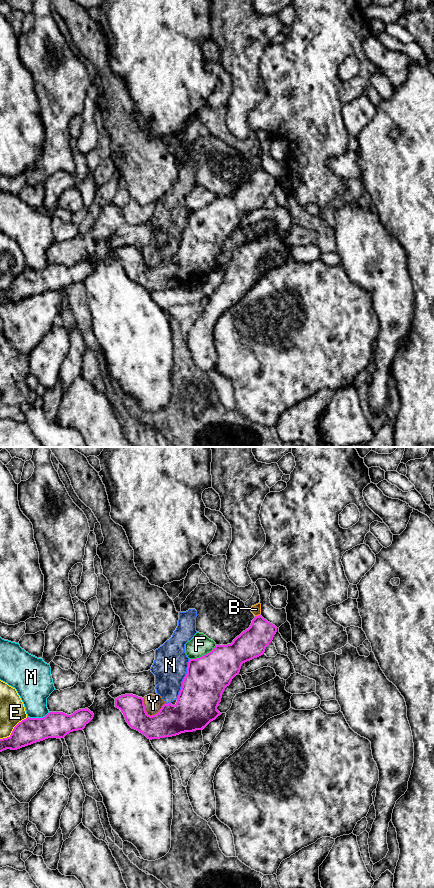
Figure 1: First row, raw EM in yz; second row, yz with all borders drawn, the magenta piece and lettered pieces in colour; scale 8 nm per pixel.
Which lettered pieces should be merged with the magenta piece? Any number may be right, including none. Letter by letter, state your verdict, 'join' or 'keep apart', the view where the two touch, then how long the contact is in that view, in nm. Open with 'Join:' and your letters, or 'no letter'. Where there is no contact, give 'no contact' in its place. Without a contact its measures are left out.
Join: no letter
B: keep apart; meets magenta in yz; contact 40 nm long
E: keep apart; meets magenta in yz; contact 280 nm long
F: keep apart; meets magenta in yz; contact 260 nm long
M: keep apart; meets magenta in yz; contact 190 nm long
N: keep apart; meets magenta in yz; contact 340 nm long
Y: keep apart; meets magenta in yz; contact 180 nm long

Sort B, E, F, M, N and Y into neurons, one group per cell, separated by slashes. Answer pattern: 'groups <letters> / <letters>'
groups B / E / F / M / N Y

